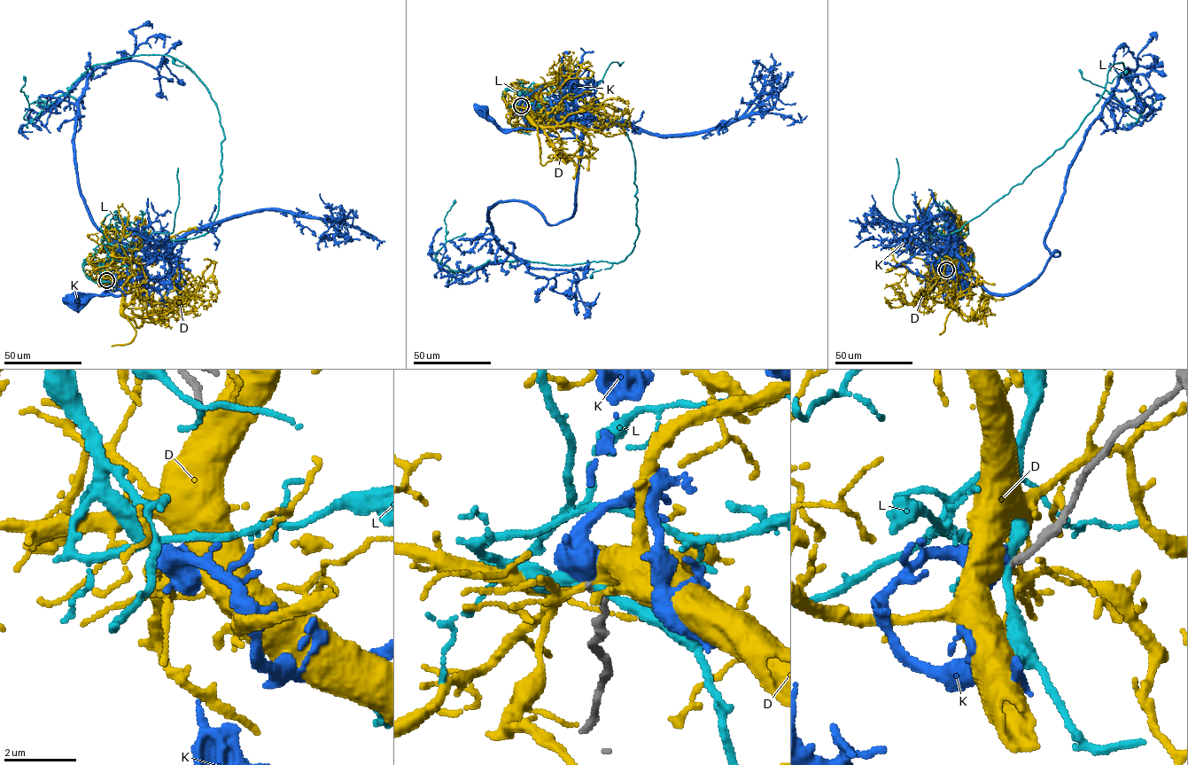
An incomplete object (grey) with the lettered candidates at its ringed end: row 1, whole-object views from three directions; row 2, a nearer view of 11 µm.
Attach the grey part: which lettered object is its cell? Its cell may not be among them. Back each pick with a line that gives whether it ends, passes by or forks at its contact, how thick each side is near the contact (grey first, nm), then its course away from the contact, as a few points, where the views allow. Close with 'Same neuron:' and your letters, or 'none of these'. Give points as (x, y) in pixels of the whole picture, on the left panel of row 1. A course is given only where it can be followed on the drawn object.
Same neuron: none of these

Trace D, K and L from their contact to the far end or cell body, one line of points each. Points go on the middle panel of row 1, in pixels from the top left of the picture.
D: (521, 105), (527, 107), (534, 123), (545, 127), (603, 129), (612, 124), (615, 117), (602, 114), (592, 127)
K: (521, 105), (524, 101), (544, 123), (570, 126), (575, 136), (500, 128), (485, 107), (483, 112)
L: (521, 105), (578, 105), (627, 135), (632, 250), (618, 262), (454, 271), (435, 256), (455, 199)

